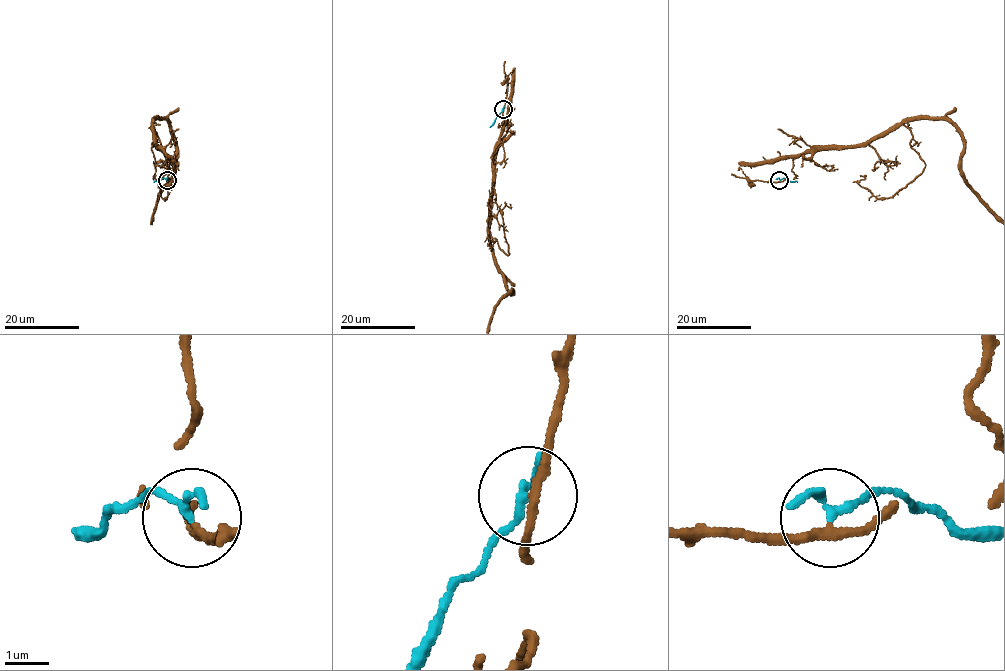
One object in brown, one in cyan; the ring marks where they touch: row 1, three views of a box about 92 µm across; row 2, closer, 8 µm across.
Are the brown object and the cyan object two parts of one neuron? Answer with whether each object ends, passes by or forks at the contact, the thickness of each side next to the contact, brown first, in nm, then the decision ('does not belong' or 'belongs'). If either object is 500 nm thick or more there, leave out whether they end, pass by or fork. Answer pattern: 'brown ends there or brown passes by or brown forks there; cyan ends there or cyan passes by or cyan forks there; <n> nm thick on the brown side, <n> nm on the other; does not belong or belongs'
brown passes by; cyan passes by; 180 nm thick on the brown side, 150 nm on the other; belongs

